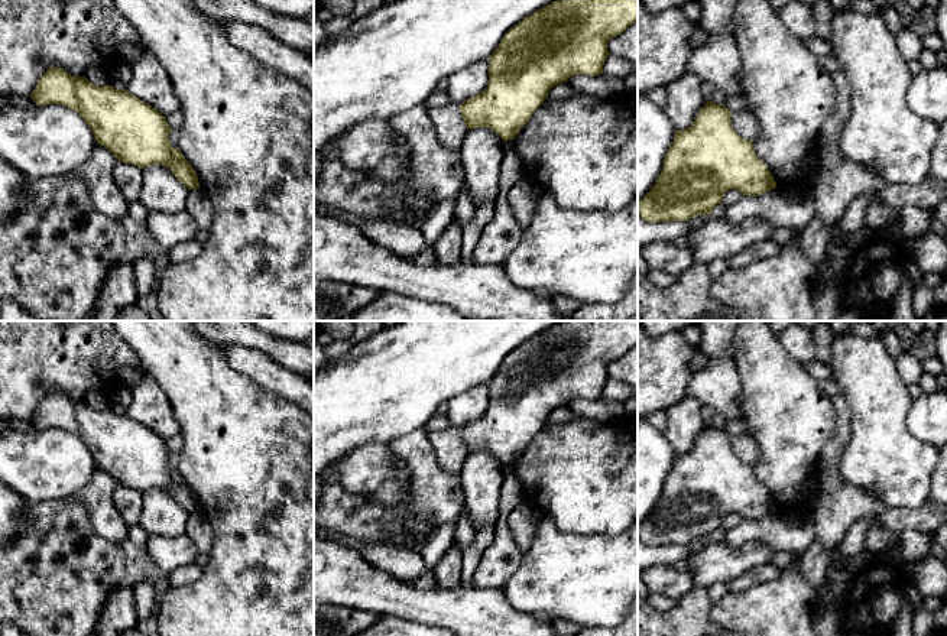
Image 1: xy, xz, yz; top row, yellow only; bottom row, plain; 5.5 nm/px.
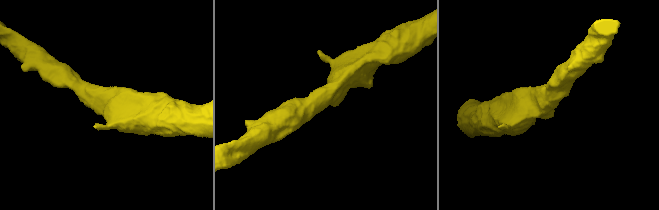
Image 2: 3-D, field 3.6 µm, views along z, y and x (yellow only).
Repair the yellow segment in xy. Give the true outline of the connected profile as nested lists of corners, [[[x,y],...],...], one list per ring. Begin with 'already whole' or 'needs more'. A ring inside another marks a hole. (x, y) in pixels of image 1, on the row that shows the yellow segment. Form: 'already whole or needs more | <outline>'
already whole | [[[49,68],[38,81],[30,98],[36,106],[61,104],[77,111],[91,129],[97,145],[108,149],[119,162],[130,163],[142,169],[152,165],[163,165],[191,191],[200,188],[198,176],[182,152],[173,149],[169,142],[169,127],[166,117],[156,108],[129,94],[124,88],[116,90],[113,85],[98,87],[91,84],[84,75],[72,77],[62,68]]]

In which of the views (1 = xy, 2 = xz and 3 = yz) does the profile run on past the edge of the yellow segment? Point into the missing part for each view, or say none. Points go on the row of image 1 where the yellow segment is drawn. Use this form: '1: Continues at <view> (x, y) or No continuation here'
1: No continuation here
2: No continuation here
3: No continuation here

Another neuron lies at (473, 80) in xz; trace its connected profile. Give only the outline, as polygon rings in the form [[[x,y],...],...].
[[[489,61],[474,62],[473,65],[454,72],[448,78],[450,104],[461,106],[466,100],[481,94],[489,84]]]

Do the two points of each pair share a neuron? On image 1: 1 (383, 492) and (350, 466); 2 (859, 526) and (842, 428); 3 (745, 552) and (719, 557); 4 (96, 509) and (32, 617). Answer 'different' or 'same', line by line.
1: same
2: different
3: same
4: different

